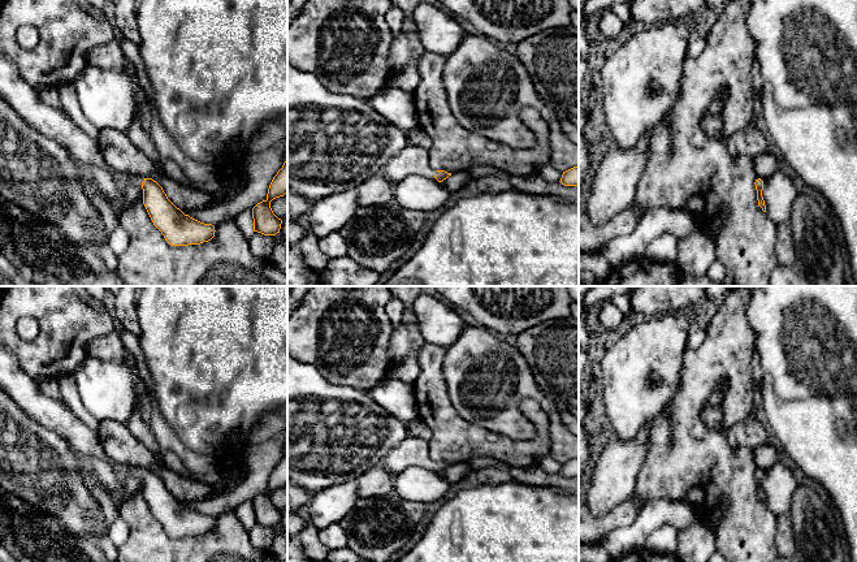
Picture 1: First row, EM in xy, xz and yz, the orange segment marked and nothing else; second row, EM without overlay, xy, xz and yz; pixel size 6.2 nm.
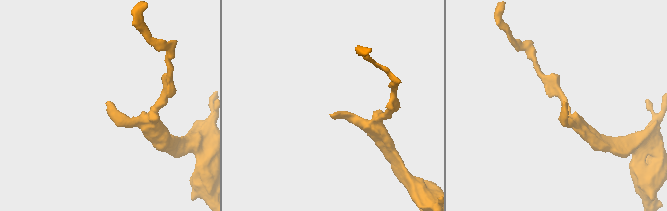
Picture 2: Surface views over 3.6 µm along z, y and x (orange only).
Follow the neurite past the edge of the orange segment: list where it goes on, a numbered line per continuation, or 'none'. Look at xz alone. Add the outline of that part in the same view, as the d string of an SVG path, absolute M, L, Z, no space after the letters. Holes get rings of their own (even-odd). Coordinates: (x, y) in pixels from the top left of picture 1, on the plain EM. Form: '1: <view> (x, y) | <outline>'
1: xz (414, 450) | M408 436L399 446L388 454L382 466L391 475L411 466L433 468L434 462L429 457L429 441L417 436Z

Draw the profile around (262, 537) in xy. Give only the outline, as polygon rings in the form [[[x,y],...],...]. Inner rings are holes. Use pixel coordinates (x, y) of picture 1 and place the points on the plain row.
[[[254,523],[252,528],[248,531],[251,545],[260,550],[269,550],[276,535],[276,527],[264,527],[257,523]]]

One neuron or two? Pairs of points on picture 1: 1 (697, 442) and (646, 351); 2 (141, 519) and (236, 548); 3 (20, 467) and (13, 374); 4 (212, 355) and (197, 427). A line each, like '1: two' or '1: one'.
1: two
2: one
3: two
4: one

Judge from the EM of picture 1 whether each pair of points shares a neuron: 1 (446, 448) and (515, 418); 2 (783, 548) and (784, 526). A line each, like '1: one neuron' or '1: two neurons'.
1: two neurons
2: one neuron

